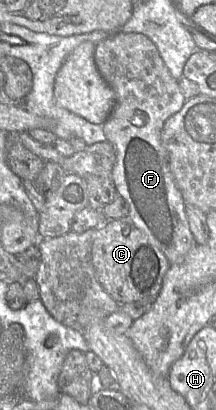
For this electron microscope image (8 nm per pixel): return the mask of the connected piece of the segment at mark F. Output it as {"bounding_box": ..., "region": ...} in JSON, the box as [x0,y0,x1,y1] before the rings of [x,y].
{"bounding_box":[94,31,197,265],"region":[[[117,31],[115,33],[109,34],[107,38],[95,45],[94,62],[103,79],[107,82],[107,84],[113,89],[115,93],[114,107],[112,108],[109,116],[102,124],[106,140],[114,146],[116,152],[116,160],[111,172],[111,178],[114,182],[115,188],[128,204],[129,219],[132,221],[132,223],[139,230],[145,233],[148,240],[152,244],[157,246],[164,253],[170,265],[180,264],[184,261],[186,255],[189,253],[192,247],[197,243],[188,225],[188,220],[185,212],[185,202],[170,169],[168,152],[161,142],[161,130],[164,122],[170,116],[177,113],[186,101],[179,87],[178,80],[170,74],[155,44],[147,36],[140,33],[124,33],[122,31]]]}

